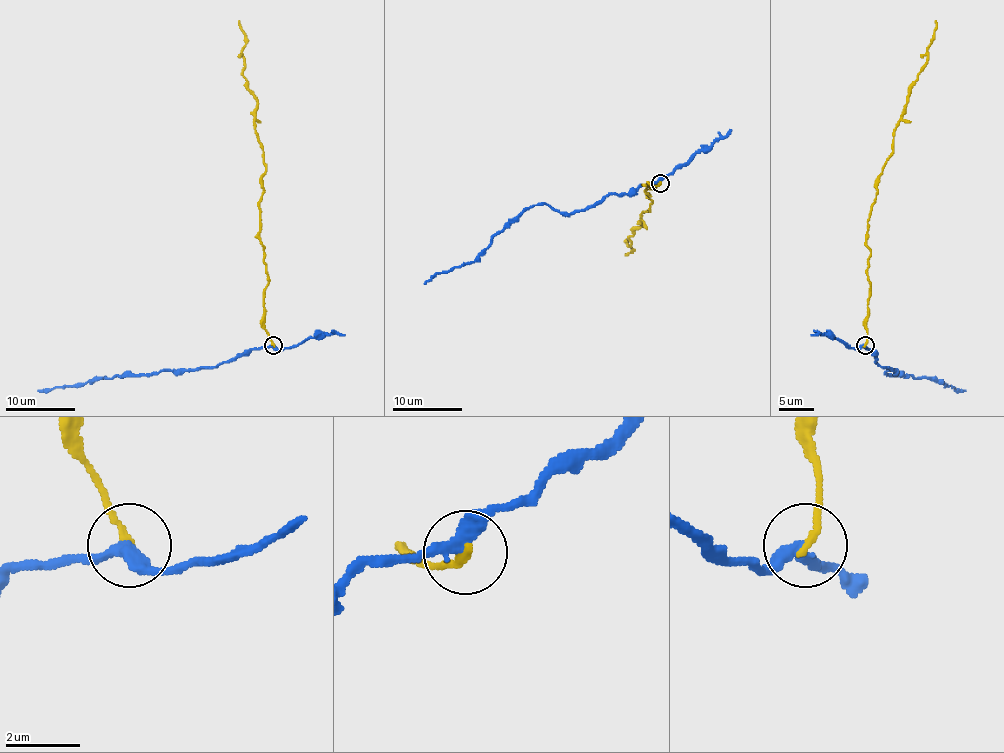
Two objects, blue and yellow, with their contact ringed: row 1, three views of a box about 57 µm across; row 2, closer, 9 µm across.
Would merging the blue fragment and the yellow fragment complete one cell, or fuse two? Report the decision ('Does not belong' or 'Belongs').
Does not belong

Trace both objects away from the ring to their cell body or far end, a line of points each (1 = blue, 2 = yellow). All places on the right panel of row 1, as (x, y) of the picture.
1: (864, 344), (881, 367), (895, 370), (887, 374), (934, 377), (965, 391)
2: (864, 344), (869, 210), (876, 183), (892, 151), (906, 97), (927, 61), (935, 21)

